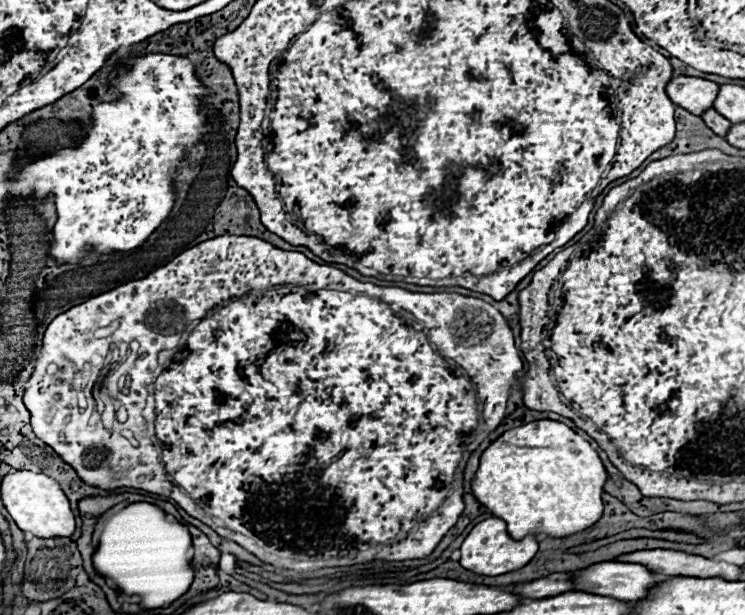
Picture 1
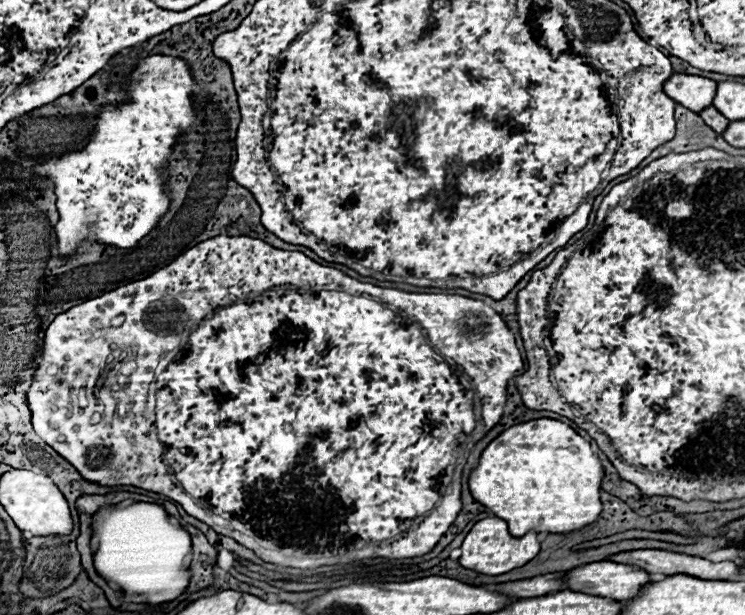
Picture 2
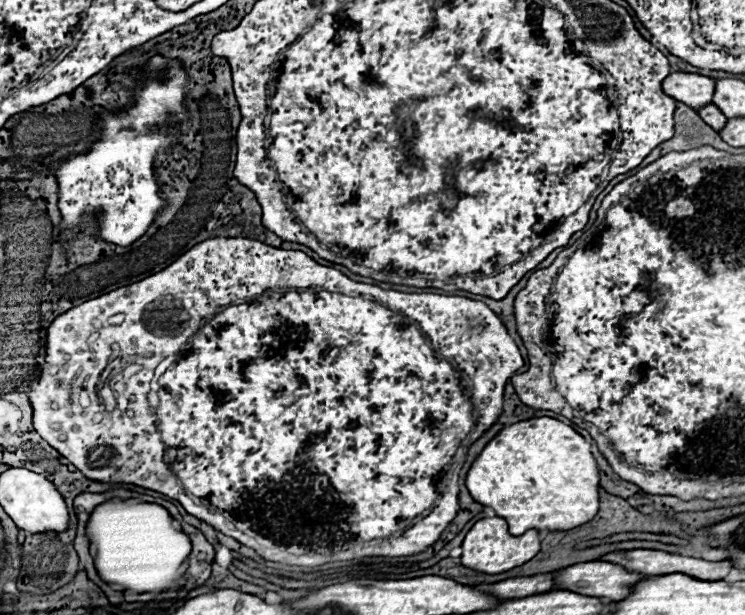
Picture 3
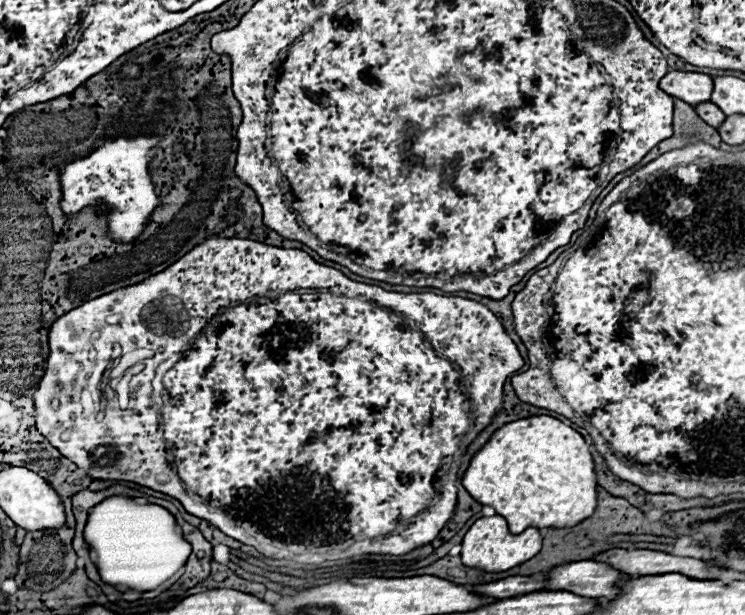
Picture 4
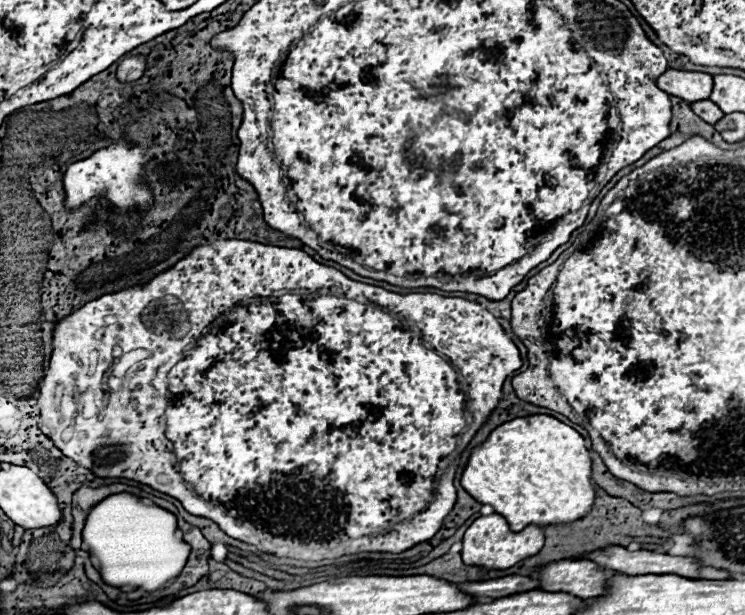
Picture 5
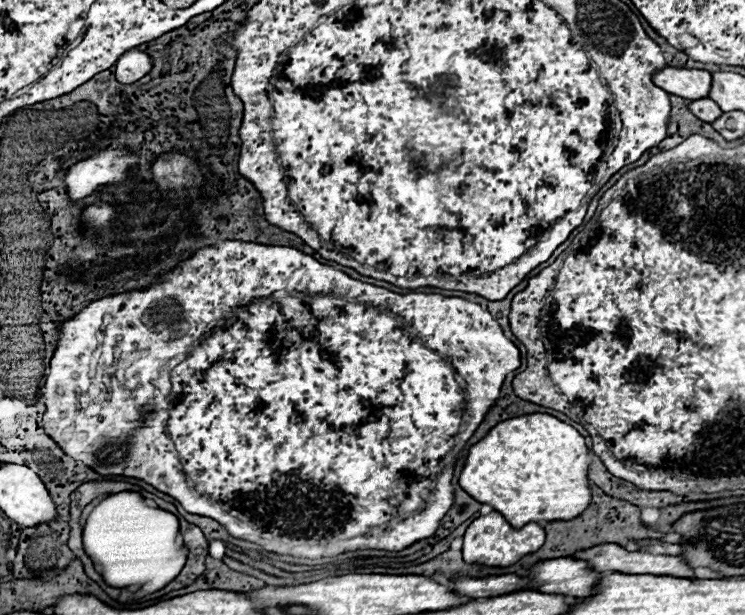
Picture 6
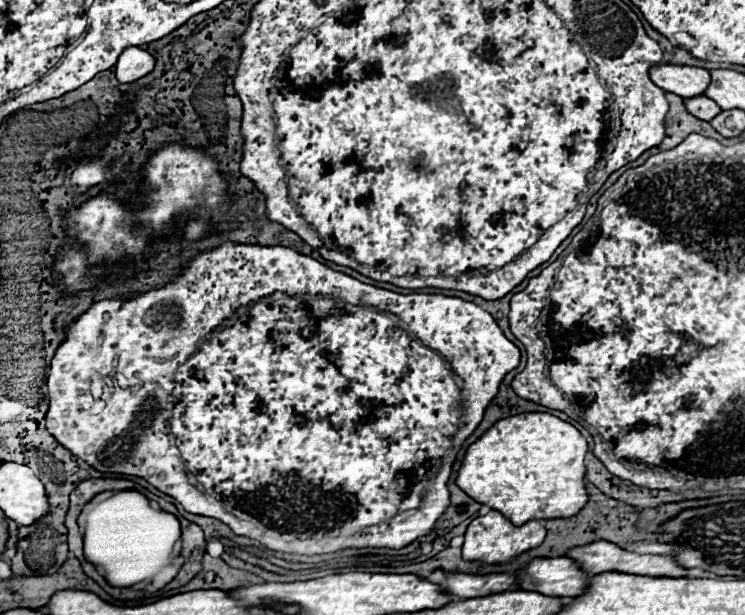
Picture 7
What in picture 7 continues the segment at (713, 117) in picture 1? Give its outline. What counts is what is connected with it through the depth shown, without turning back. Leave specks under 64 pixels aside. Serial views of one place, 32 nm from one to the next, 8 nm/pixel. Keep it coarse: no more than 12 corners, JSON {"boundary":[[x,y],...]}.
{"boundary":[[706,96],[684,98],[686,110],[712,120],[722,108]]}

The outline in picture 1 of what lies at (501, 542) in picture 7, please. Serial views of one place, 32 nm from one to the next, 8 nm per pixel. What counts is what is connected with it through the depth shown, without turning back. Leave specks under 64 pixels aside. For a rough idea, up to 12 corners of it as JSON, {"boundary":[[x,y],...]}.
{"boundary":[[500,518],[478,522],[460,546],[460,564],[500,576],[538,552],[528,534],[512,540]]}

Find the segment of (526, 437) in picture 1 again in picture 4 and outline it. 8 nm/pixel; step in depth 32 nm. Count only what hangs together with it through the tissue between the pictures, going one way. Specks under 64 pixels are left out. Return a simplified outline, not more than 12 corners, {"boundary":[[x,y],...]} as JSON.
{"boundary":[[552,416],[498,428],[462,484],[506,518],[592,516],[590,448]]}

